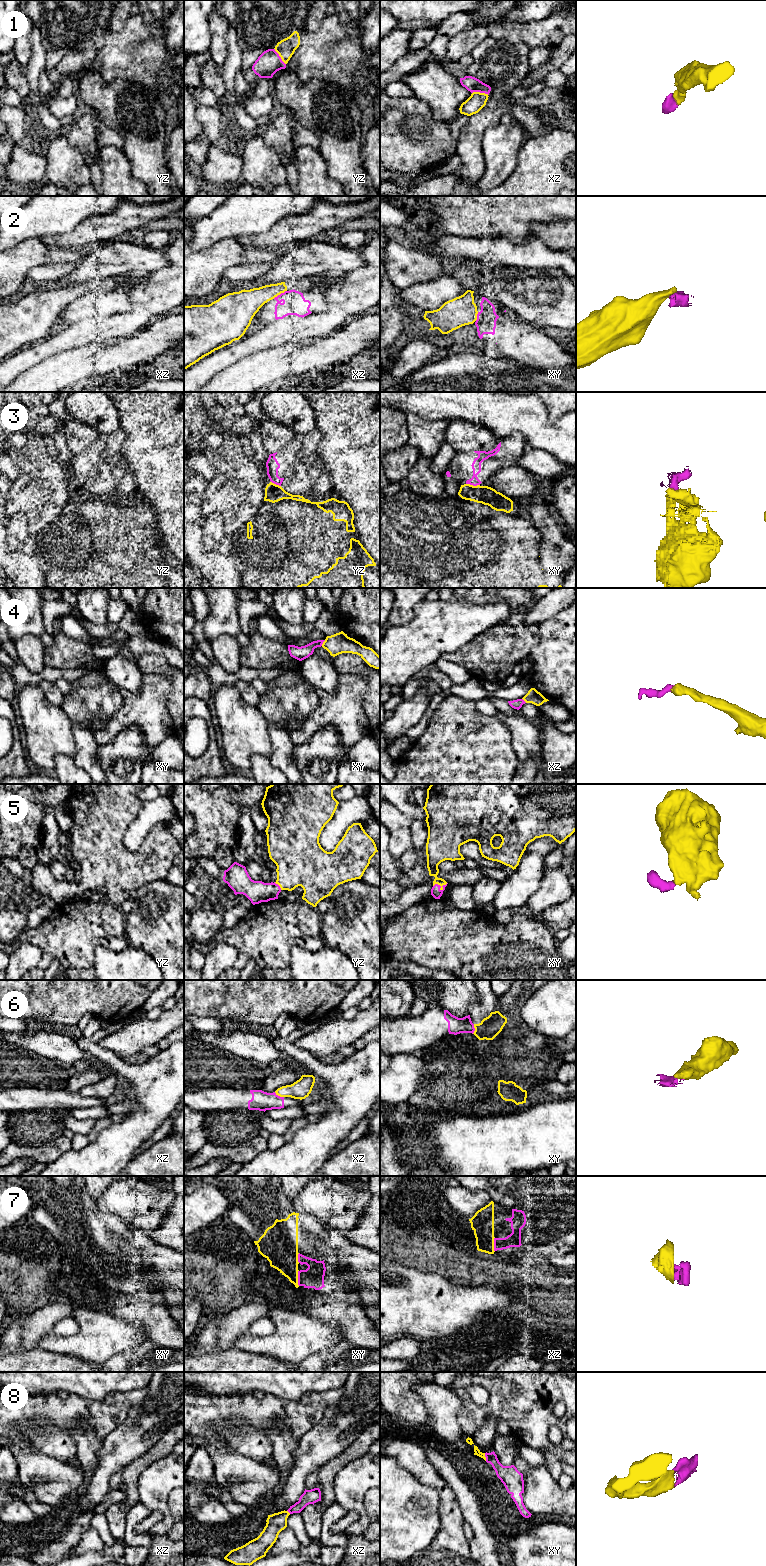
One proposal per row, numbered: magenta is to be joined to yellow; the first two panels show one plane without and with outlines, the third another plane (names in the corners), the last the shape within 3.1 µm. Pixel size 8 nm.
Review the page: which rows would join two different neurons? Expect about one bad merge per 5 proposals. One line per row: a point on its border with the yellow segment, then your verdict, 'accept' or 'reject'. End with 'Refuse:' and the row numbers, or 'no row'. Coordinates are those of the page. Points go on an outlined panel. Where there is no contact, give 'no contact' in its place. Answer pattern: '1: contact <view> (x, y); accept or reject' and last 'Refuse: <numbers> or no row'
1: contact xz (479, 92); accept
2: contact xz (279, 294); reject
3: contact xy (472, 485); reject
4: contact xy (323, 643); accept
5: contact xy (440, 885); accept
6: contact xz (279, 1095); reject
7: contact xy (297, 1278); accept
8: contact xy (485, 1457); accept
Refuse: 2, 3, 6

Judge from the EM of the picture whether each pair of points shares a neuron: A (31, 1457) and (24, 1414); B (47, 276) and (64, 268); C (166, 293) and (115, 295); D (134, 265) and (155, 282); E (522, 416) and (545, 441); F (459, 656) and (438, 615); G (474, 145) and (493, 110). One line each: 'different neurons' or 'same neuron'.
A: different neurons
B: same neuron
C: different neurons
D: different neurons
E: same neuron
F: different neurons
G: same neuron

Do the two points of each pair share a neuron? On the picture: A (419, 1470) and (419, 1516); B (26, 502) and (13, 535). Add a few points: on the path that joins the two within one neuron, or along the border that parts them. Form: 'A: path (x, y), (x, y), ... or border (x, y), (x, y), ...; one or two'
A: border (401, 1467), (420, 1482), (433, 1487), (439, 1495); two
B: border (24, 514), (17, 513), (10, 517); two

